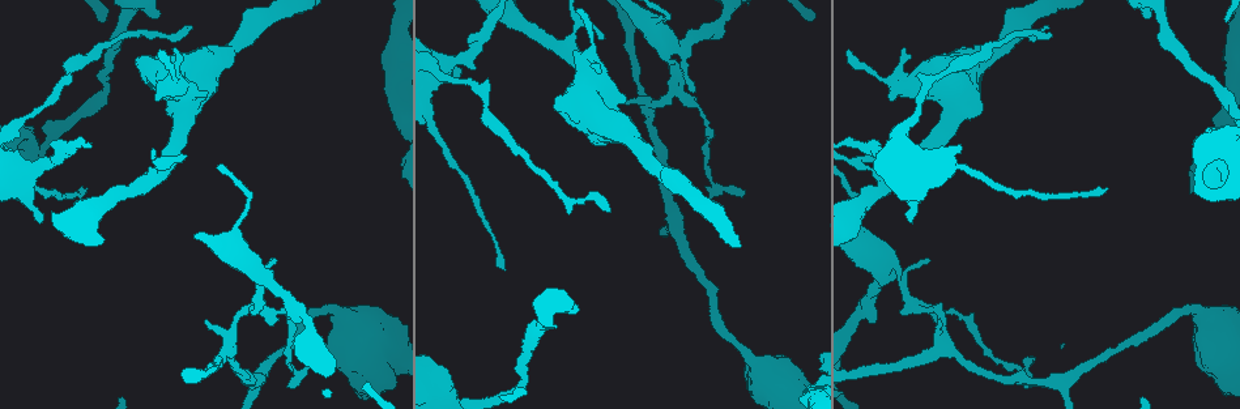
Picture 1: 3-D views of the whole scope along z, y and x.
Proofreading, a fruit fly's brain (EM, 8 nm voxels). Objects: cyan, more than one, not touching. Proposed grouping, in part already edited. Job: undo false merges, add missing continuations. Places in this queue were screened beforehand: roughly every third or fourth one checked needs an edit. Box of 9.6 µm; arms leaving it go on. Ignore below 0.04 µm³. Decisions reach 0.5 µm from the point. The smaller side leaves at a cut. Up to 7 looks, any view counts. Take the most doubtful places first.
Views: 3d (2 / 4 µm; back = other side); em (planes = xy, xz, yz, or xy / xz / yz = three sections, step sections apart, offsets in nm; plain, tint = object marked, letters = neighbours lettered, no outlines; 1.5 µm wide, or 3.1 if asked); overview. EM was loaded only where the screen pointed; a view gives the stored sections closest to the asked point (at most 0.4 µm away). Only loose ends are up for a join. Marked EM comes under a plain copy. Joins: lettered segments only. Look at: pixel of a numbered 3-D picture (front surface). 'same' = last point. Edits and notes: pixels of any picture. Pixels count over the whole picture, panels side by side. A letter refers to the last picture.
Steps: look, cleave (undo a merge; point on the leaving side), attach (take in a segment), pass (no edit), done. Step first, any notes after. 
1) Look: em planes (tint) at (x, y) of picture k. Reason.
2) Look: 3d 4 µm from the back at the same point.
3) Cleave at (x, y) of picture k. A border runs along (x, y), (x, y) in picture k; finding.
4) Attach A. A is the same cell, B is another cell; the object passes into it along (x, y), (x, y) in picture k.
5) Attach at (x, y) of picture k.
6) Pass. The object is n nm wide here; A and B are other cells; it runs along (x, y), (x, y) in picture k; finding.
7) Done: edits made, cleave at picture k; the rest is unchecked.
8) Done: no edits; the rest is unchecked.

Look: em planes (tint) at (250, 306) of picture 1. Abrupt turn.

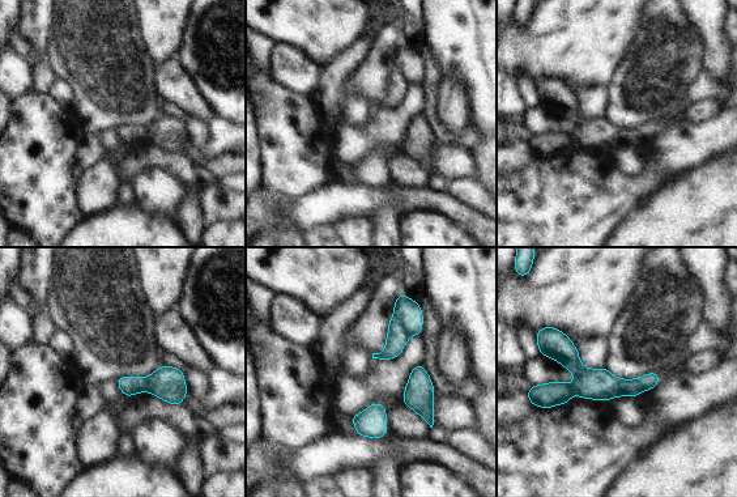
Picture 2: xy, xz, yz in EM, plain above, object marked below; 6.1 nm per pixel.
Look: em planes (letters) at the same point. See the neighbours.

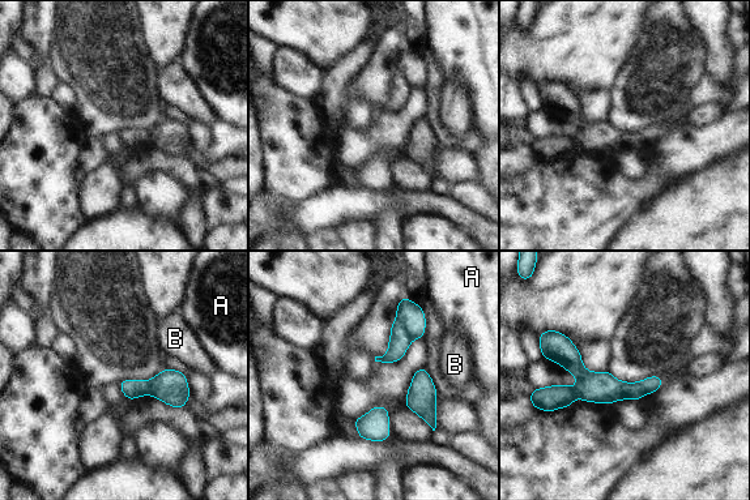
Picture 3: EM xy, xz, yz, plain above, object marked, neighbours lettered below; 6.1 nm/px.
Cleave at (410, 316) of picture 3. A and B are other cells; a border runs along (396, 320), (412, 338) in picture 3; two neurons meet here.

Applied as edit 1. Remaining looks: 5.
Look: 3d 2 µm at (1047, 26) of picture 1. Long arm stops here.

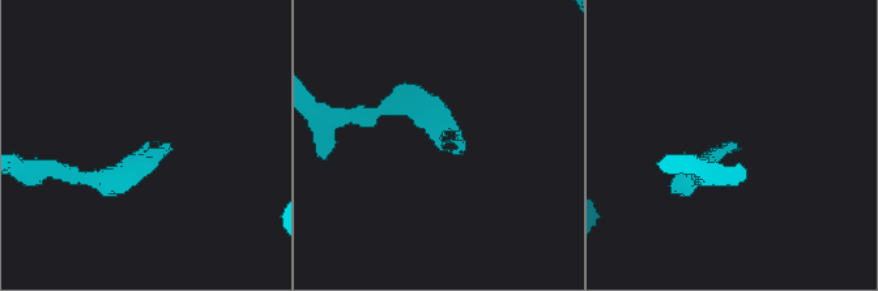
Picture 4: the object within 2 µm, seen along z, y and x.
Look: em yz step 8 (tint) at (733, 150) of picture 4.

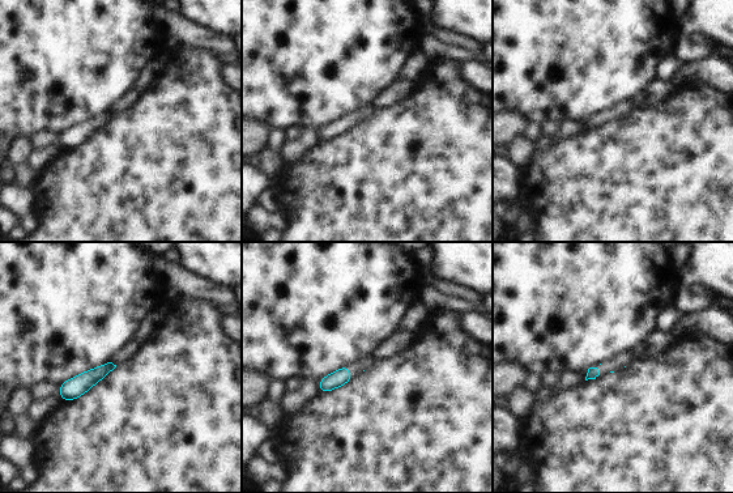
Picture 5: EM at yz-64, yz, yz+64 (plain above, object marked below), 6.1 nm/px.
Look: em planes (letters) at the same point.

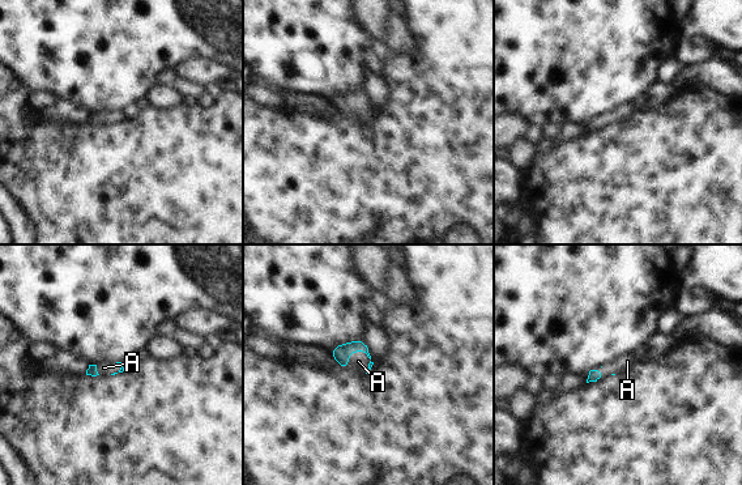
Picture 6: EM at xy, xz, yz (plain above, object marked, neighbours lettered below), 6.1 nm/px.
Attach A. A is the same cell; the object passes into it along (340, 352), (358, 351), (358, 361) in picture 6; it goes on there.

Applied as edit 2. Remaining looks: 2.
Done: edits made, cleave at picture 3, attach at picture 6; the rest is unchecked.

